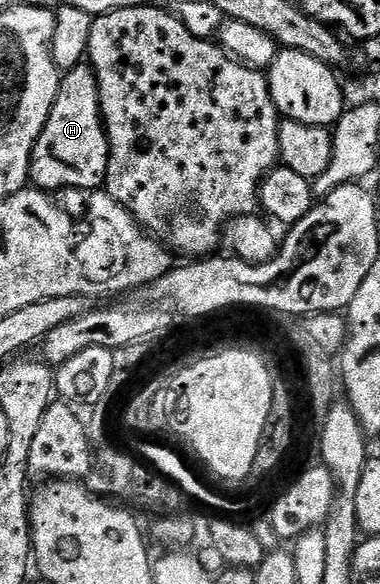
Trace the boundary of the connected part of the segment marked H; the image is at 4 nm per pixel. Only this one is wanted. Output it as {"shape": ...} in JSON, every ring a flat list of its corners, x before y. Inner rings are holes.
{"shape":[[79,65,63,72,50,117,32,150,33,164,48,163,56,187,77,187,85,193,103,188,108,168,108,134,100,116,96,77,91,66]]}

